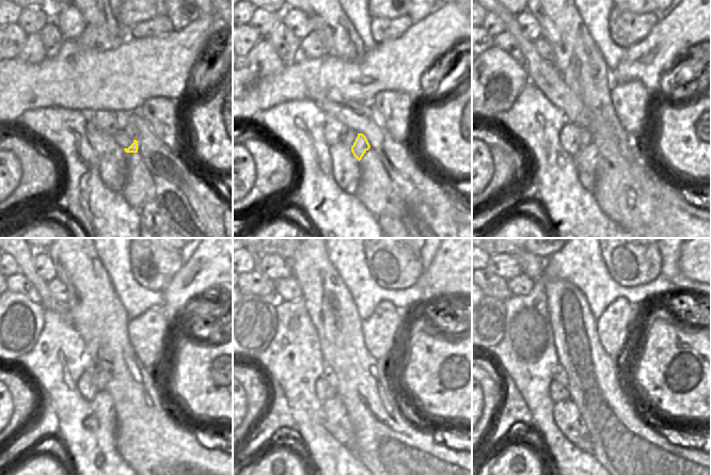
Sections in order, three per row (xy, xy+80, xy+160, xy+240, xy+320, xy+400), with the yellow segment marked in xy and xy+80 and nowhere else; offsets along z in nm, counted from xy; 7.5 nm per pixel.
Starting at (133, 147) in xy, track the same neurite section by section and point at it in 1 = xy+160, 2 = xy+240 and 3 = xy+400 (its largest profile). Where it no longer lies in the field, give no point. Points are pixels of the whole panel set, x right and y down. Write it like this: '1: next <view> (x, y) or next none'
1: next xy+160 (586, 159)
2: next xy+240 (101, 407)
3: next xy+400 (567, 417)

